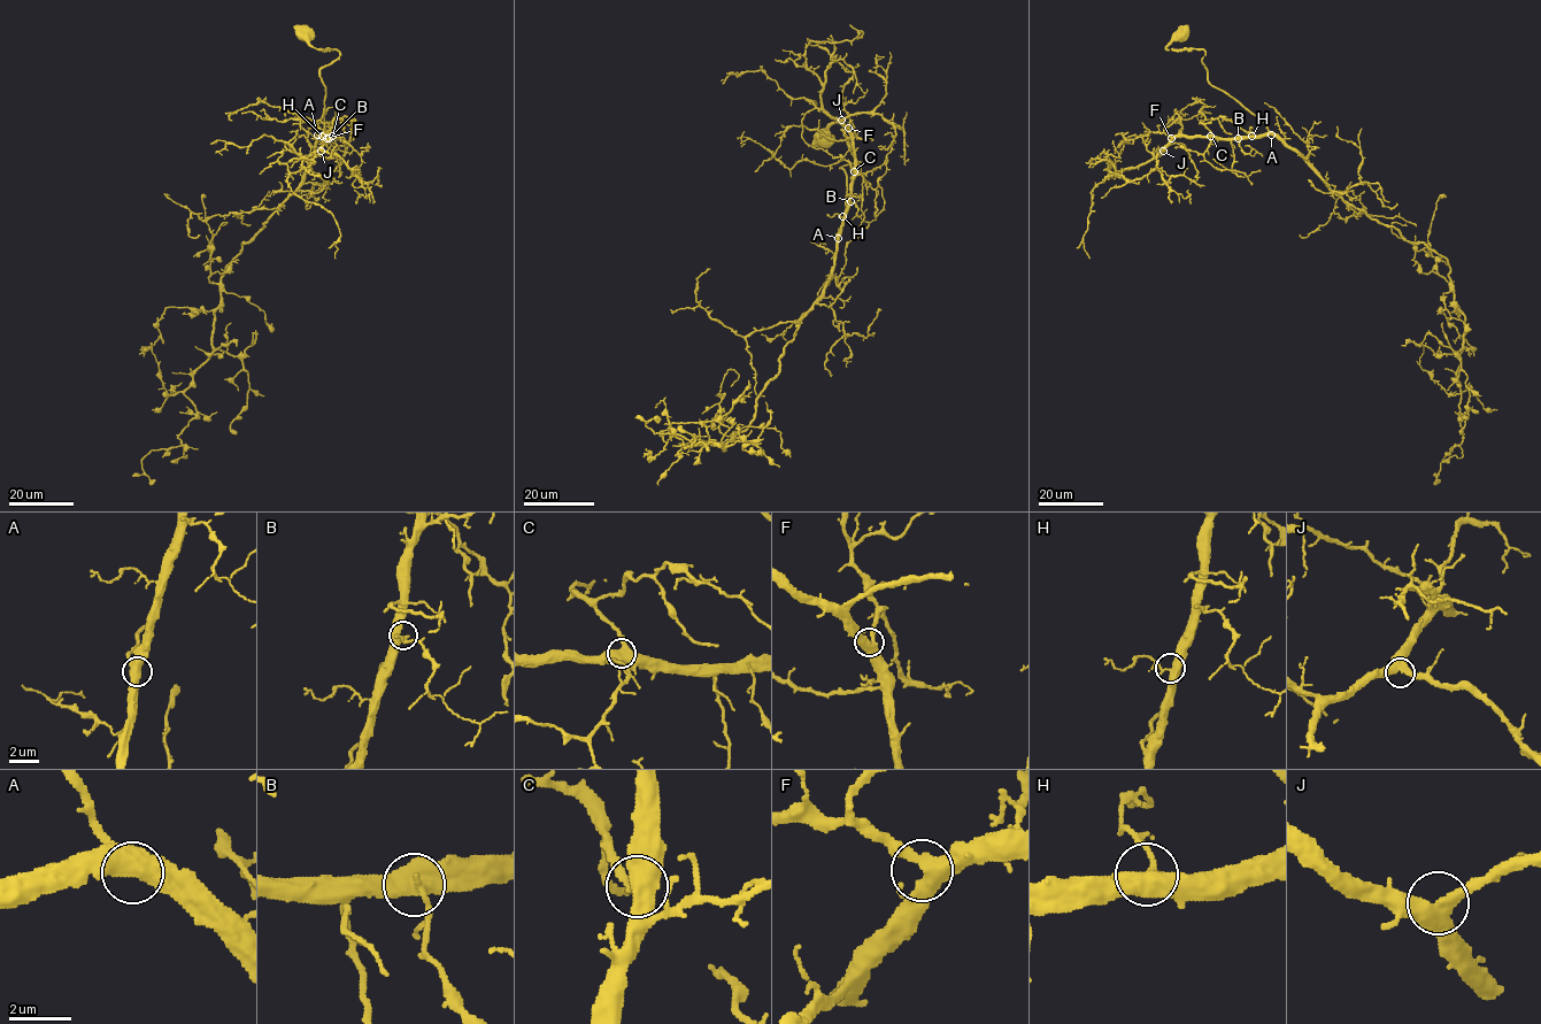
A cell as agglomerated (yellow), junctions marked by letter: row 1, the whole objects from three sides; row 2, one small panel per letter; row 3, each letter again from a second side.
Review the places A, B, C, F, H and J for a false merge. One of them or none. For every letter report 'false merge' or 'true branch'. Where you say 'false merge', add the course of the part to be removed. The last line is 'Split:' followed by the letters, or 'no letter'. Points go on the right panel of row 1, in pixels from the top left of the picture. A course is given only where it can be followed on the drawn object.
A: true branch
B: true branch
C: true branch
F: true branch
H: true branch
J: true branch
Split: no letter

